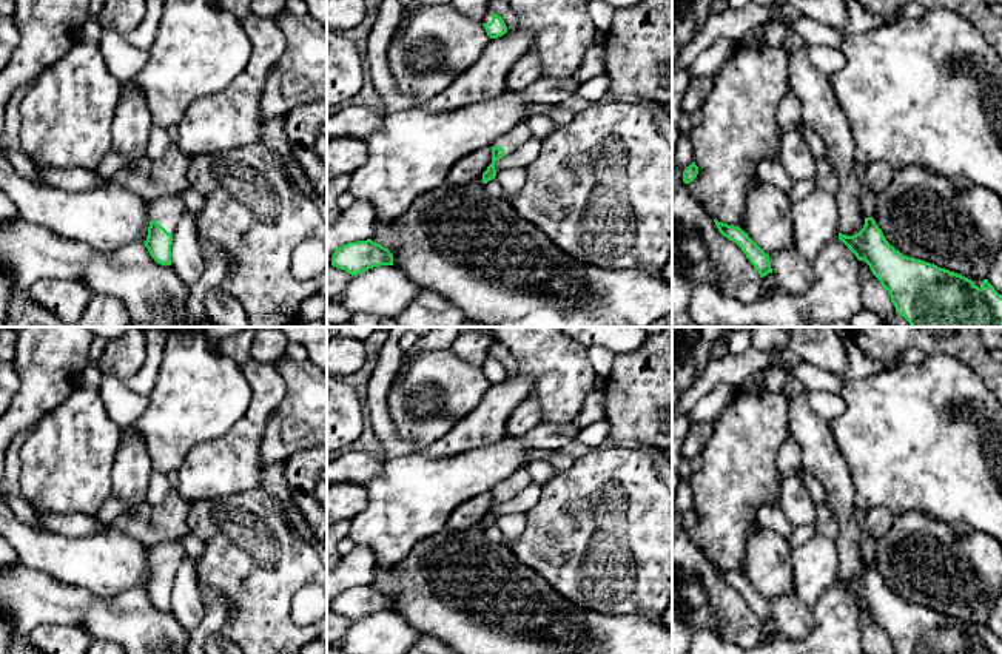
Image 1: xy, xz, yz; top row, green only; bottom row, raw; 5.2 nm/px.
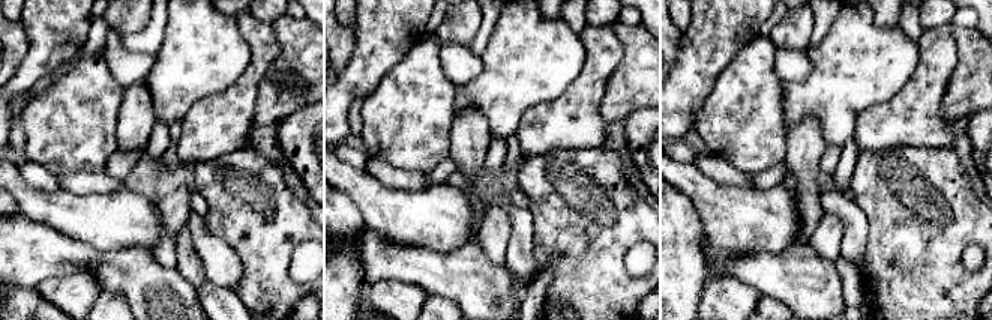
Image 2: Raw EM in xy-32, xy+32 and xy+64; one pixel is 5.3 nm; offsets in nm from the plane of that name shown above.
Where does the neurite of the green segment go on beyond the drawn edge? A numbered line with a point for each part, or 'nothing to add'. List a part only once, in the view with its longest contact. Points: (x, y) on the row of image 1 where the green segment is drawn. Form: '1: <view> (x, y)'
1: xy (167, 210)

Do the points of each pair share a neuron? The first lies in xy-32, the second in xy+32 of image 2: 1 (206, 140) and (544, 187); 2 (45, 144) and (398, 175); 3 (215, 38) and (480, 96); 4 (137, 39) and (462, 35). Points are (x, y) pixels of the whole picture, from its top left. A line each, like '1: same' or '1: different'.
1: different
2: different
3: same
4: different

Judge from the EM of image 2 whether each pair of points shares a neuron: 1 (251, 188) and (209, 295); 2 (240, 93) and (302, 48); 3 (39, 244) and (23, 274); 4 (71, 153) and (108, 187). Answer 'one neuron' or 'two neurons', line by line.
1: two neurons
2: two neurons
3: one neuron
4: two neurons

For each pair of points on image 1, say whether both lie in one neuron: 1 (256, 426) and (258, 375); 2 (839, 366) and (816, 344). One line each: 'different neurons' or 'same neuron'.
1: same neuron
2: same neuron

